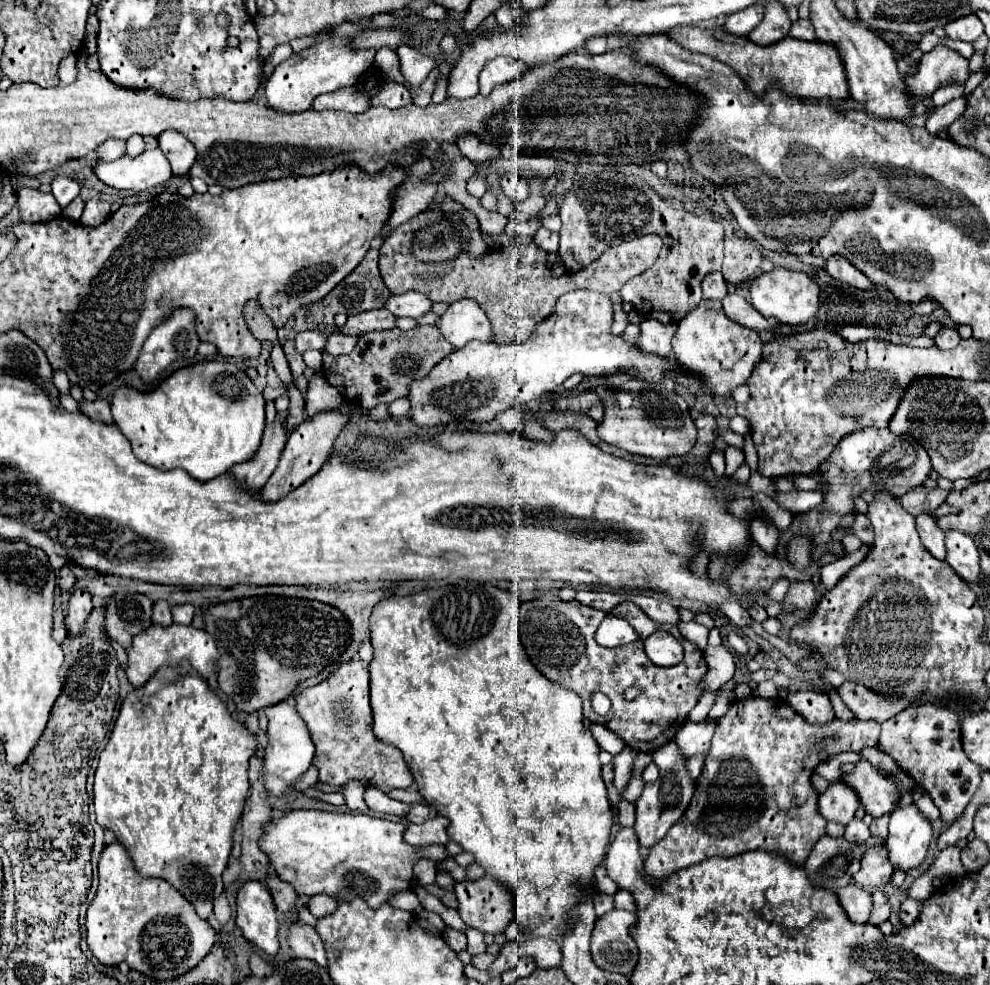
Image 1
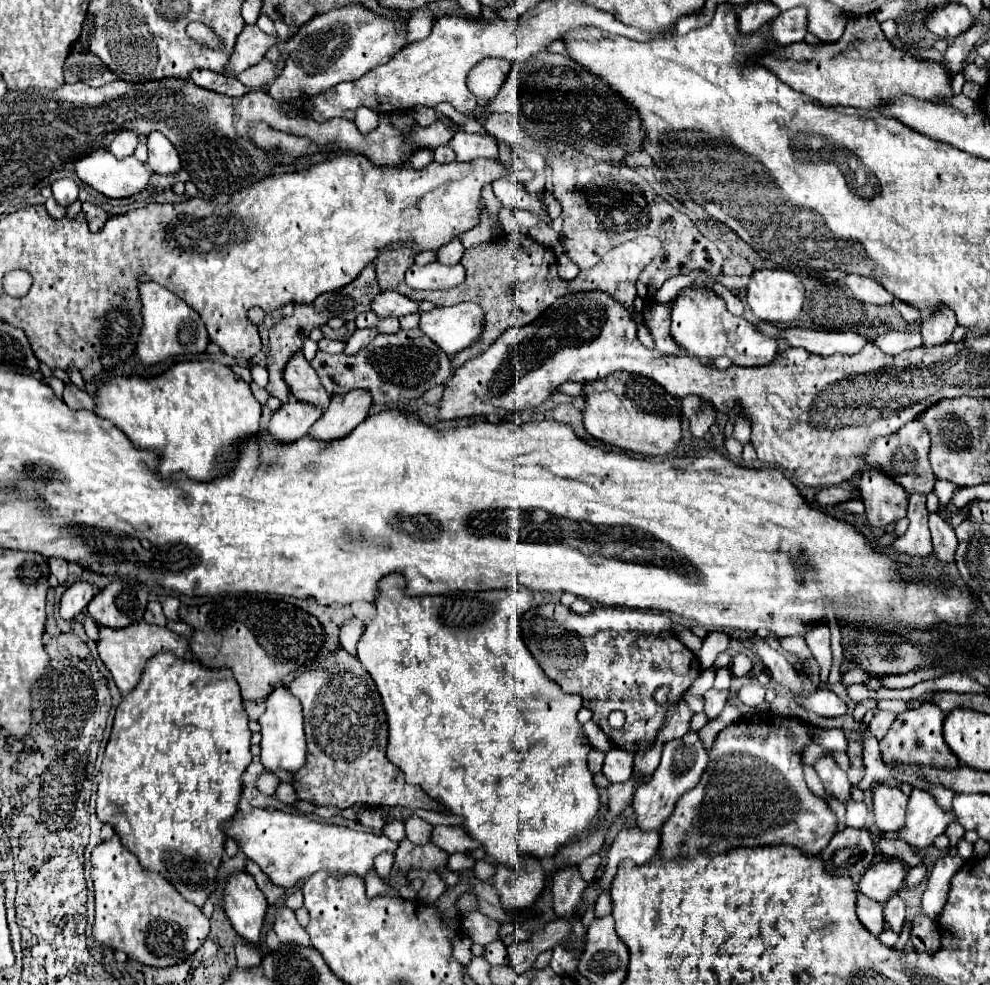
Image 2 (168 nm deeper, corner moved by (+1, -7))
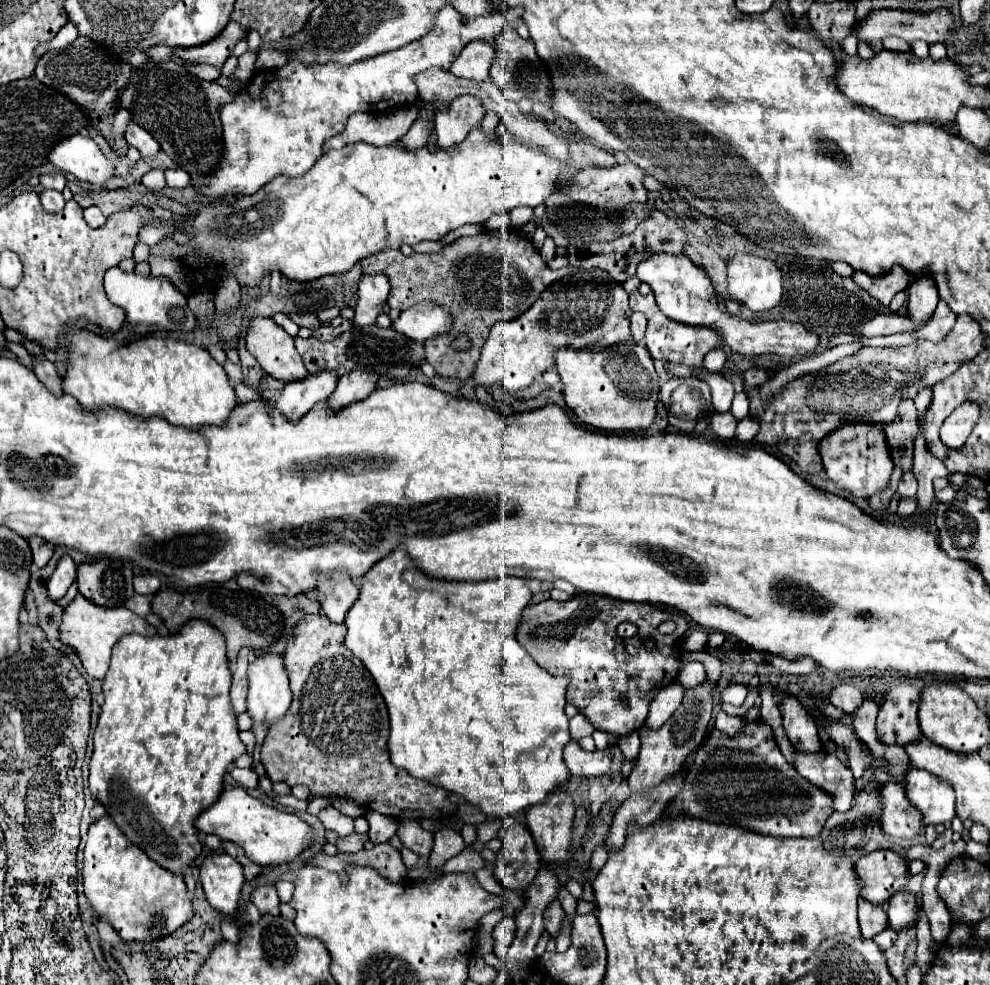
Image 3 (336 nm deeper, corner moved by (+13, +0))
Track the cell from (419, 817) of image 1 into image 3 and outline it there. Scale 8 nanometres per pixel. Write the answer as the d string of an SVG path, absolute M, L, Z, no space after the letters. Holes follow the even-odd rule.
M413 819L401 821L397 835L401 837L401 843L407 849L411 849L413 853L417 853L421 857L427 857L431 853L433 835L429 831L425 831L417 821L413 821Z

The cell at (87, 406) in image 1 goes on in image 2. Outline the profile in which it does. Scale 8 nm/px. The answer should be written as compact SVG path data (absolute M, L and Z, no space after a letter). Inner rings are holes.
M65 386L63 402L71 410L89 410L89 412L95 412L95 400L93 400L93 396L89 396L87 392L79 390L77 386Z

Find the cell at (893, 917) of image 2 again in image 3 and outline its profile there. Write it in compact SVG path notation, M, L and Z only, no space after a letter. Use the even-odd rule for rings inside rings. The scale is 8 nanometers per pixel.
M905 891L895 893L885 903L885 911L889 915L889 927L895 931L909 929L919 921L919 917L915 913L915 895L905 893Z

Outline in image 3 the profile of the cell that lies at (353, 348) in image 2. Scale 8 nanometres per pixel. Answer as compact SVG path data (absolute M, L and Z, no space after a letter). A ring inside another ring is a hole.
M363 273L361 283L357 285L357 309L355 309L355 327L369 327L375 323L377 315L383 311L385 301L389 297L389 279L385 273L367 275Z

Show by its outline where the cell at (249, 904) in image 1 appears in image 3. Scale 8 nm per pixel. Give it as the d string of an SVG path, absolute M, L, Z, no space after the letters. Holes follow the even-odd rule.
M211 853L199 867L199 879L211 907L223 915L235 915L245 883L243 867L227 853Z

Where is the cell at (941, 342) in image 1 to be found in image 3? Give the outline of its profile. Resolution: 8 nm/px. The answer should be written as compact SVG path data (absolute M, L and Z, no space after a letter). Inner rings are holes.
M925 275L925 279L917 279L917 283L911 281L907 311L915 323L925 325L931 319L937 301L939 295L937 295L937 287L933 287L933 275Z

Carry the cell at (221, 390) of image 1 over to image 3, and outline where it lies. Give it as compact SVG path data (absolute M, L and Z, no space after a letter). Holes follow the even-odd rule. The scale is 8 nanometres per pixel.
M71 329L67 341L69 359L63 391L79 399L85 409L111 405L141 417L161 415L179 427L203 427L223 425L237 405L235 389L223 367L207 349L193 343L152 334L119 342L87 329Z

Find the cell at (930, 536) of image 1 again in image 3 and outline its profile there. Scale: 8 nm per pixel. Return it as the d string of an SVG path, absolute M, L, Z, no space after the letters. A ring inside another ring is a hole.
M905 471L901 481L899 481L899 497L913 497L917 493L917 479L913 471Z

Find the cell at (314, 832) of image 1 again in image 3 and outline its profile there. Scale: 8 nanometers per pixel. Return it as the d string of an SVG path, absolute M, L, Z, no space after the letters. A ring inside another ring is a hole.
M223 787L219 799L201 811L195 819L195 827L203 833L217 835L219 839L233 841L243 847L247 857L257 865L279 865L295 859L313 841L311 827L293 813L279 811L247 795L241 787Z

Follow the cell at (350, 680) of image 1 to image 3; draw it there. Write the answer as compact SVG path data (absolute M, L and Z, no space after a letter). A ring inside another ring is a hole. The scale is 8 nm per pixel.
M305 615L293 629L293 635L285 651L285 667L291 679L293 703L289 711L277 719L273 731L261 747L261 761L267 767L267 775L273 783L285 781L287 785L307 785L313 795L339 795L349 797L361 807L379 811L393 819L445 819L457 813L457 805L451 803L449 791L441 787L411 777L407 771L397 769L389 763L387 741L389 741L389 715L387 705L365 665L343 645L345 625L329 623L325 615ZM365 761L373 761L375 767L363 769Z

